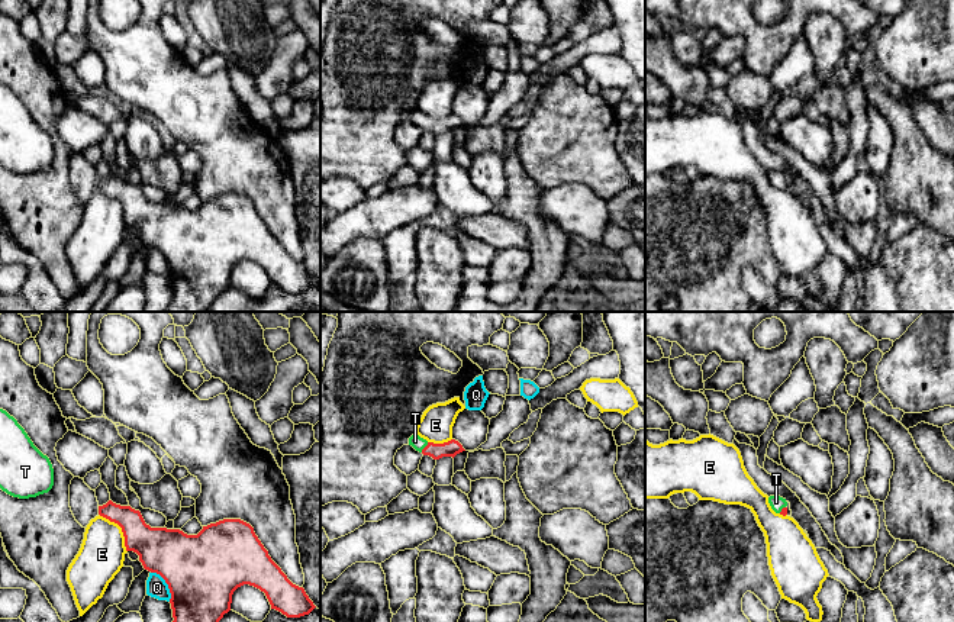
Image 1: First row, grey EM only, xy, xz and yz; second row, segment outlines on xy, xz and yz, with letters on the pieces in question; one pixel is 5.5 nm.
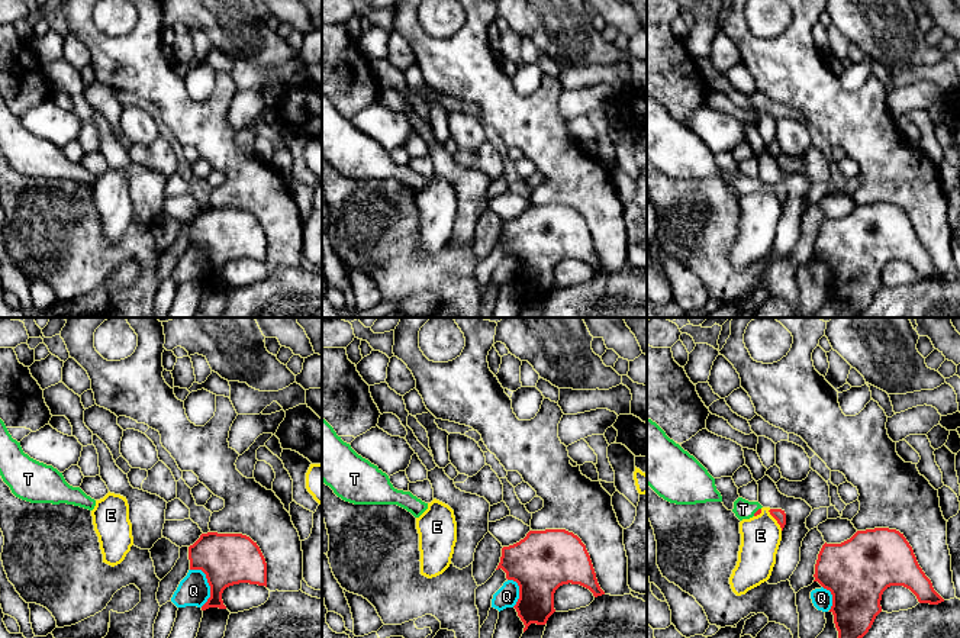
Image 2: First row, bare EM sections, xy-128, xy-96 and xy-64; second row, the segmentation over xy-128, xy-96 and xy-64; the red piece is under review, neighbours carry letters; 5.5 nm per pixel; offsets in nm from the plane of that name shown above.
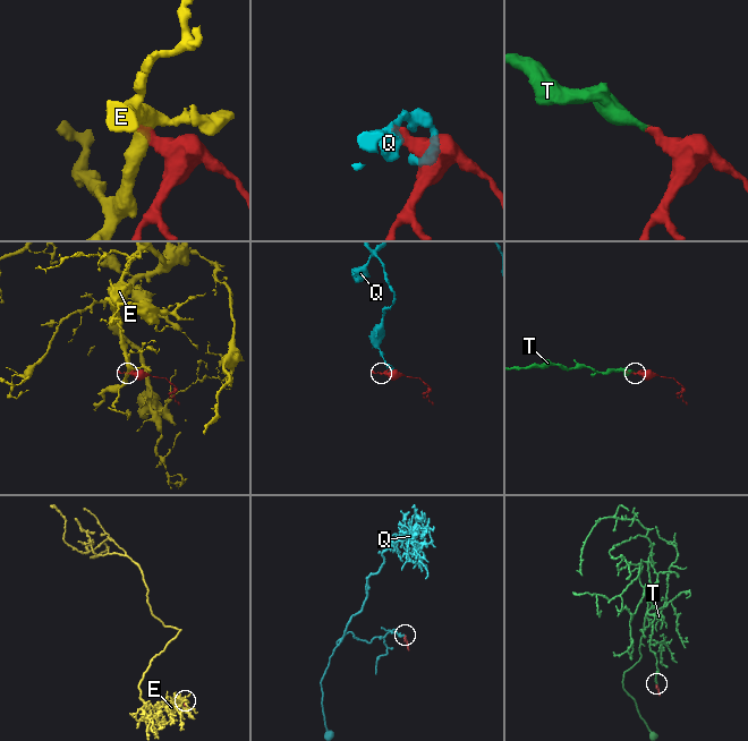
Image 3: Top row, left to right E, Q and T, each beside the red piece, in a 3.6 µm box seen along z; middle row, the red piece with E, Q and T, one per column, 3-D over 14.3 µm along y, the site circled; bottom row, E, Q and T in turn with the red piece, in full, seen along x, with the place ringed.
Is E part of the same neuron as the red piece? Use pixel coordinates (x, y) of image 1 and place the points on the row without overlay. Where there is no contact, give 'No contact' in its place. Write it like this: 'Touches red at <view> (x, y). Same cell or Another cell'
Touches red at xy (122, 205). Another cell

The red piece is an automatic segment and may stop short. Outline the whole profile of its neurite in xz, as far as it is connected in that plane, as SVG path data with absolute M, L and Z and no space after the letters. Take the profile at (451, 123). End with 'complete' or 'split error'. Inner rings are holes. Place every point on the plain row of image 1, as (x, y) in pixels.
M416 109L409 113L409 120L412 120L416 126L422 128L423 130L432 132L434 135L439 135L442 132L454 133L457 129L465 126L463 120L455 115L451 115L444 119L434 119L428 117Z | split error

